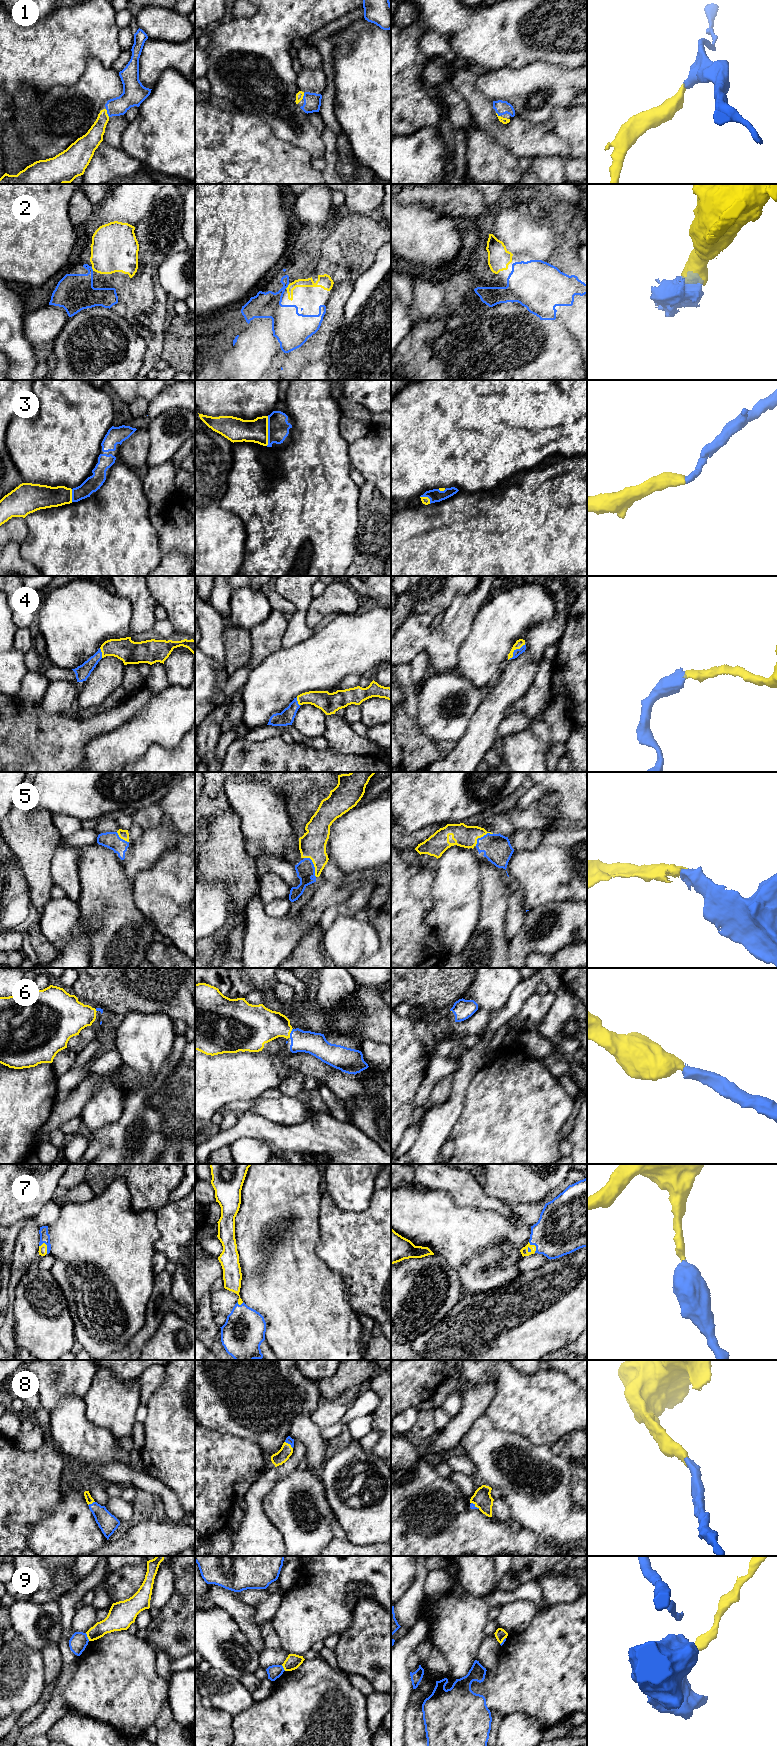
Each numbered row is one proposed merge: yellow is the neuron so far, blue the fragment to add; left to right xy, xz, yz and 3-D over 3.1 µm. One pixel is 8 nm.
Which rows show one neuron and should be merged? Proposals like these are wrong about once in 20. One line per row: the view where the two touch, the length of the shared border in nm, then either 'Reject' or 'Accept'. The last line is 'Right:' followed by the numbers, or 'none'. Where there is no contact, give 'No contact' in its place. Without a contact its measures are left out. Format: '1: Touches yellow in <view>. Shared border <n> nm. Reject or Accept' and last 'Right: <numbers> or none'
1: Touches yellow in xy. Shared border 70 nm. Accept
2: Touches yellow in xz. Shared border 50 nm. Accept
3: Touches yellow in xz. Shared border 240 nm. Accept
4: Touches yellow in yz. Shared border 190 nm. Accept
5: Touches yellow in xz. Shared border 190 nm. Accept
6: Touches yellow in xz. Shared border 80 nm. Accept
7: Touches yellow in xy. Shared border 100 nm. Accept
8: Touches yellow in xz. Shared border 90 nm. Accept
9: Touches yellow in xy. Shared border 70 nm. Reject
Right: 1, 2, 3, 4, 5, 6, 7, 8

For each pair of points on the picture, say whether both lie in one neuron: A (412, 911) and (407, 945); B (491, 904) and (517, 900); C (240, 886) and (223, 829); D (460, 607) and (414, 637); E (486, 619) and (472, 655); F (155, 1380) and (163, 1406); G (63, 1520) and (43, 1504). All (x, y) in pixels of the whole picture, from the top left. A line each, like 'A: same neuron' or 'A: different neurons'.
A: same neuron
B: different neurons
C: same neuron
D: same neuron
E: same neuron
F: different neurons
G: different neurons

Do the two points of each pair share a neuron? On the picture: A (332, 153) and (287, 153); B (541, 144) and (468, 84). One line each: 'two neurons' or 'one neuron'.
A: two neurons
B: one neuron

